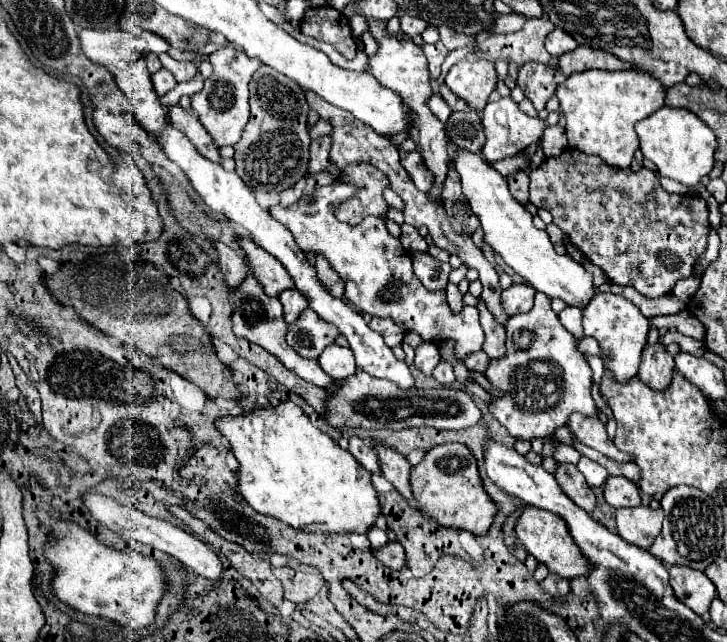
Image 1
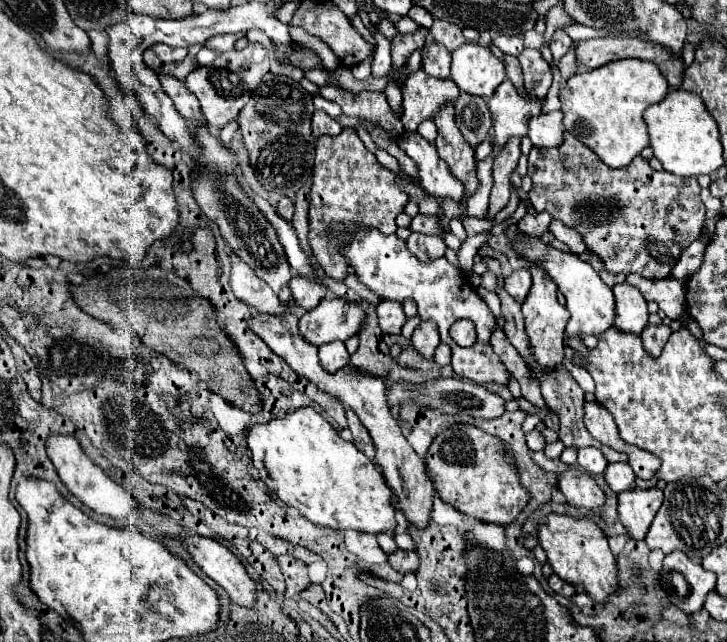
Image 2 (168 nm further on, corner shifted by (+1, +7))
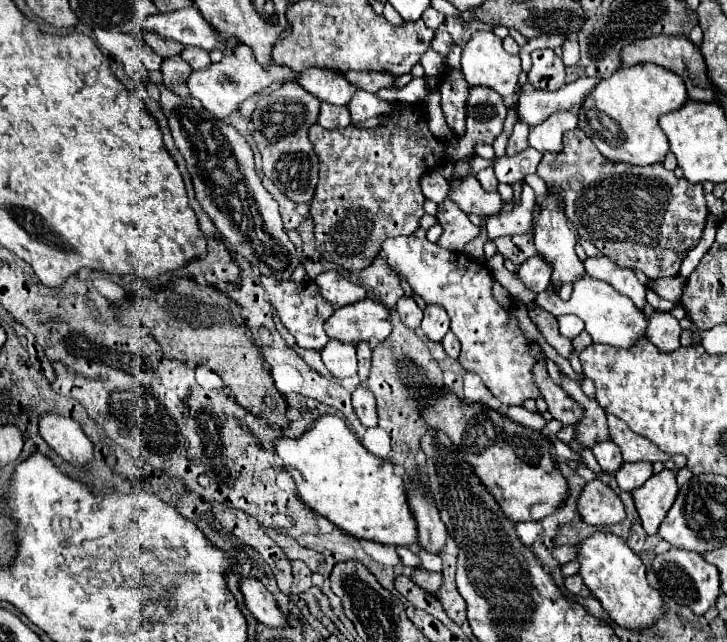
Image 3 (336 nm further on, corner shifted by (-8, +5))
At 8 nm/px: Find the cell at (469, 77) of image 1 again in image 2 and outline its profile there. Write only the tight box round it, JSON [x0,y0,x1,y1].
[451,42,505,100]

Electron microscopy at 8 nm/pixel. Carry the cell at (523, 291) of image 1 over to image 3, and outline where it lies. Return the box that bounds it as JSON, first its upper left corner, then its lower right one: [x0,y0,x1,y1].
[516,256,552,294]

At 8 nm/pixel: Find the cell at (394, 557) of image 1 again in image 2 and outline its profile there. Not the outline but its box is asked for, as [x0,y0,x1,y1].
[389,550,419,572]

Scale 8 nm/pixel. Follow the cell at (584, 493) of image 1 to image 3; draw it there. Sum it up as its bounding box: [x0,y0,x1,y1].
[578,480,626,526]

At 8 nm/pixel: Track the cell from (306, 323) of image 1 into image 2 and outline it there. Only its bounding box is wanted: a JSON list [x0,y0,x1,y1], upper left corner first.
[299,298,365,346]

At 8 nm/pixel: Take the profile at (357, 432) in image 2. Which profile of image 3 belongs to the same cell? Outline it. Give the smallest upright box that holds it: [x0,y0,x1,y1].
[352,386,378,428]

